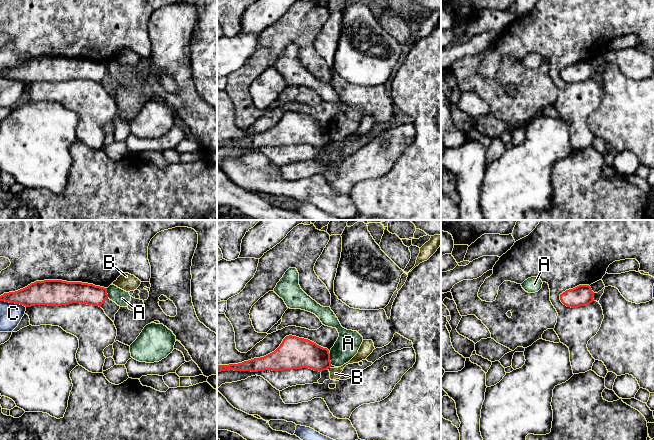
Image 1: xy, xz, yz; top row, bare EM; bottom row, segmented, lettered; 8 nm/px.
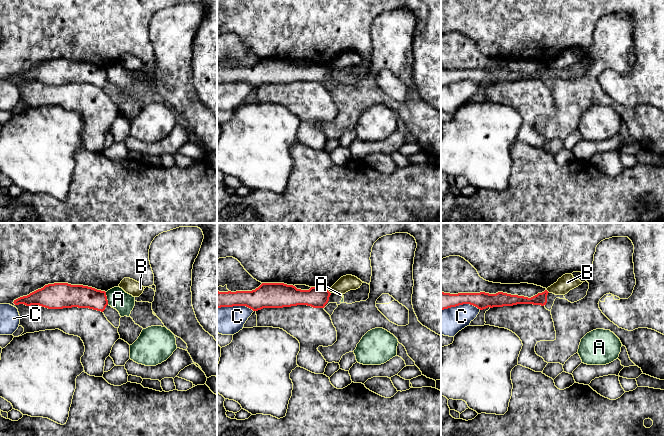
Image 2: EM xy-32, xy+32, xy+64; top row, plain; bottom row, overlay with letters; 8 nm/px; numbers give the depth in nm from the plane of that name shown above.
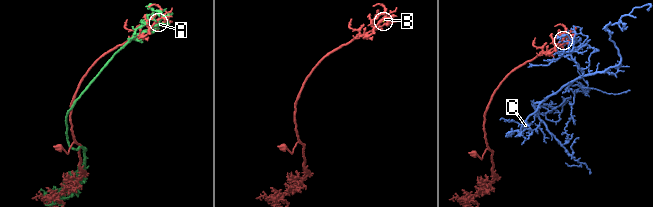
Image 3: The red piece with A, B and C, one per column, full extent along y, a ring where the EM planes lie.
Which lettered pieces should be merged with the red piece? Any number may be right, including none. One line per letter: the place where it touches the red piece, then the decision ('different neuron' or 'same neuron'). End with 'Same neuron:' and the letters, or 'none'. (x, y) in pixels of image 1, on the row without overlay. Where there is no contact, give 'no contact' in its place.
A: contact xz (329, 135); different neuron
B: contact xz (328, 143); different neuron
C: contact xy (13, 78); different neuron
Same neuron: none

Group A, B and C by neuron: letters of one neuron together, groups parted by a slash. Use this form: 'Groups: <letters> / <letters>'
Groups: A / B / C

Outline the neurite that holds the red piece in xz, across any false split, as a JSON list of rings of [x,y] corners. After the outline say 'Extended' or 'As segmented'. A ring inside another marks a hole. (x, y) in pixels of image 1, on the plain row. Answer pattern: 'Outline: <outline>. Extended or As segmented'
Outline: [[[286,112],[272,129],[238,140],[217,141],[217,148],[234,147],[283,147],[309,144],[322,148],[330,144],[330,129],[316,119],[296,112]]]. As segmented

